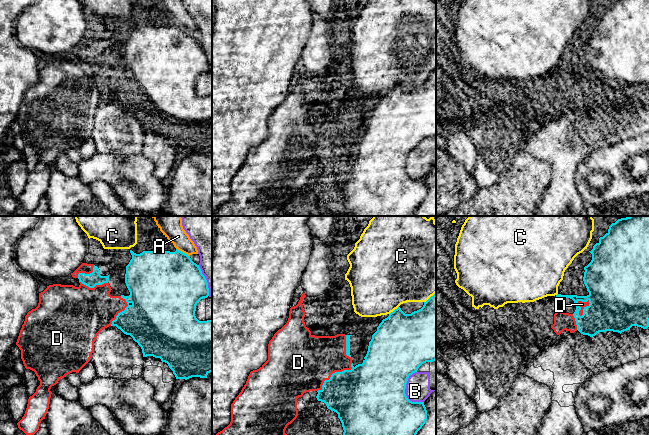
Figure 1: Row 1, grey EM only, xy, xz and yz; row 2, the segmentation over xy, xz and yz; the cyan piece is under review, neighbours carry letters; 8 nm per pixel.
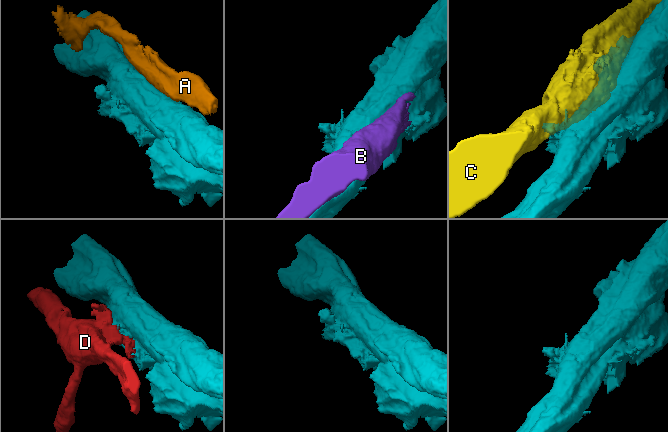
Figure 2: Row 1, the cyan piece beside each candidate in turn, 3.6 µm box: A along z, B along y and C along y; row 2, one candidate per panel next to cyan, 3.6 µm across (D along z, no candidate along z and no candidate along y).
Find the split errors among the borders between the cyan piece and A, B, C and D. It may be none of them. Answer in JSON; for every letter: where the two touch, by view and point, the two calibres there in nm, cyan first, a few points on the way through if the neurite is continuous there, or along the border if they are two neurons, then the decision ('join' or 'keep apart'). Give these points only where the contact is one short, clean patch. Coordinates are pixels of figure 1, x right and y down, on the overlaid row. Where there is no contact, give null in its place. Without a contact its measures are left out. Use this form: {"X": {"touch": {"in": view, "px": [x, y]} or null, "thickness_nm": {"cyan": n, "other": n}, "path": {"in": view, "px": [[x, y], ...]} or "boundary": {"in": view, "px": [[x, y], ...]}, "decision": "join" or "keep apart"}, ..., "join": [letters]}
{"A": {"touch": {"in": "xy", "px": [182, 252]}, "thickness_nm": {"cyan": 480, "other": 190}, "decision": "keep apart"}, "B": {"touch": {"in": "xz", "px": [404, 391]}, "thickness_nm": {"cyan": 500, "other": 190}, "decision": "keep apart"}, "C": {"touch": {"in": "xz", "px": [394, 310]}, "thickness_nm": {"cyan": 440, "other": 480}, "decision": "keep apart"}, "D": {"touch": {"in": "xz", "px": [335, 372]}, "thickness_nm": {"cyan": 420, "other": 420}, "decision": "keep apart"}, "join": []}

